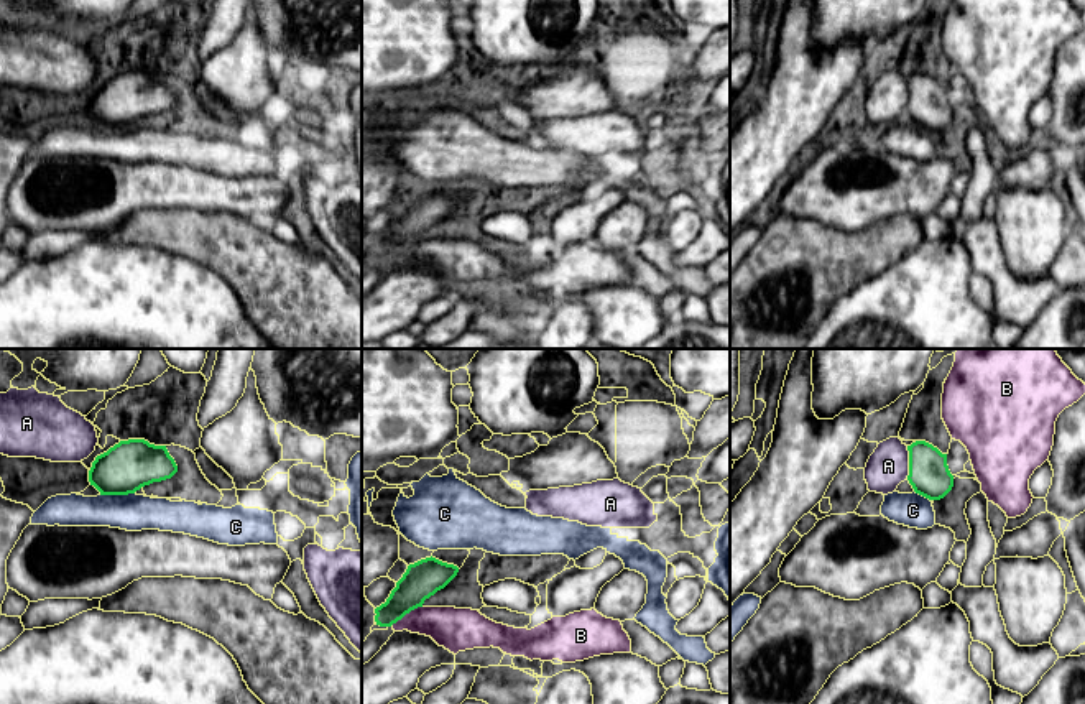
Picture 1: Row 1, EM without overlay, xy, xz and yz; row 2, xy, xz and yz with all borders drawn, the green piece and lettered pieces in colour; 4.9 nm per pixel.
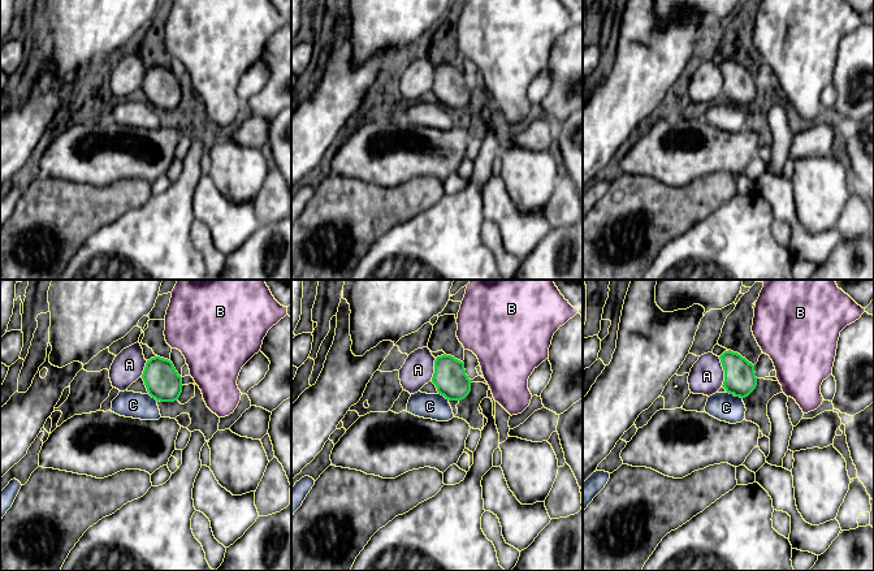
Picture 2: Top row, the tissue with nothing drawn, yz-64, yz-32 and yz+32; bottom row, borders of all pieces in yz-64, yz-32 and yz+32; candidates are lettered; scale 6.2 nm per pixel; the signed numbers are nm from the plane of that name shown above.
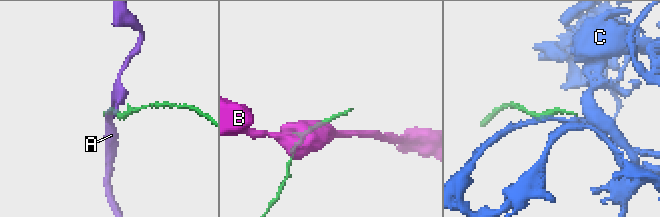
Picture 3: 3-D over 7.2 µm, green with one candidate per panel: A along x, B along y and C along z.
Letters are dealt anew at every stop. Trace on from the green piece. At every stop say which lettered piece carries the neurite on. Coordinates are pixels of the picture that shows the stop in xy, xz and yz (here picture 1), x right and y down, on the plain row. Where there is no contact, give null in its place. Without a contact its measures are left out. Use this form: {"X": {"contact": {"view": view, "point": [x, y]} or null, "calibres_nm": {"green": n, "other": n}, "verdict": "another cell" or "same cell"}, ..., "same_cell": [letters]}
{"A": {"contact": {"view": "yz", "point": [909, 94]}, "calibres_nm": {"green": 200, "other": 200}, "verdict": "another cell"}, "B": {"contact": {"view": "xz", "point": [405, 245]}, "calibres_nm": {"green": 180, "other": 200}, "verdict": "another cell"}, "C": {"contact": {"view": "xy", "point": [117, 125]}, "calibres_nm": {"green": 240, "other": 180}, "verdict": "another cell"}, "same_cell": []}

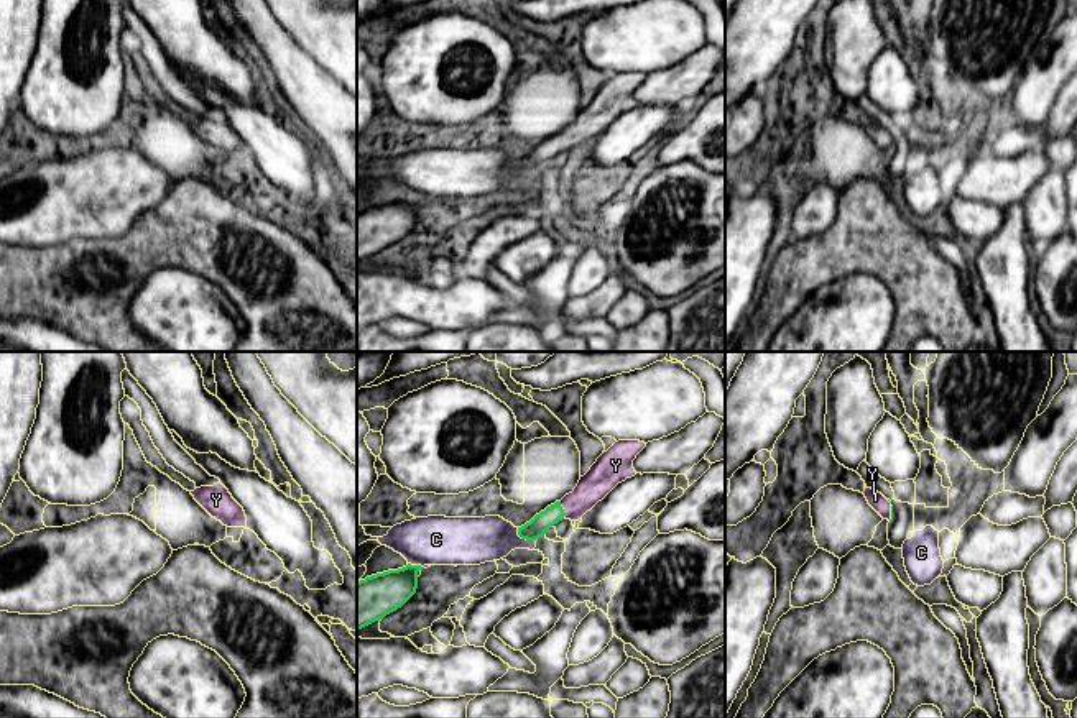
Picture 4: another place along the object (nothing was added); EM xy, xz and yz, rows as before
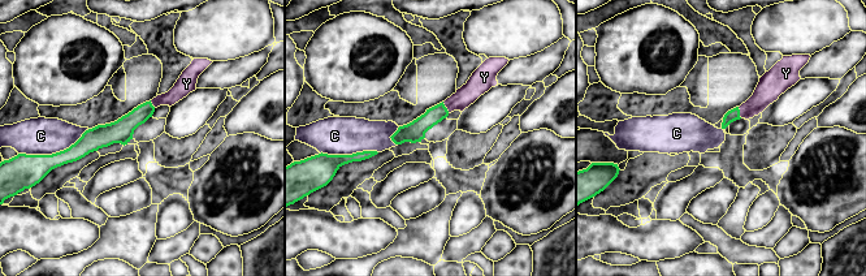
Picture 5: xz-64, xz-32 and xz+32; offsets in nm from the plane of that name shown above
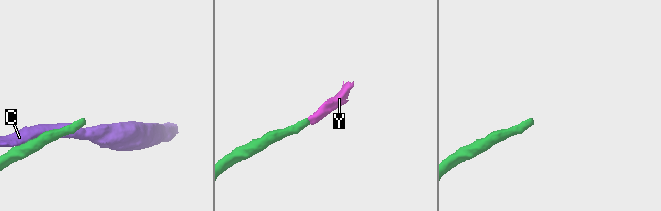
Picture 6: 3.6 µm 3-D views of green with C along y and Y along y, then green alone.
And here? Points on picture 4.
{"C": {"contact": {"view": "xz", "point": [523, 170]}, "calibres_nm": {"green": 100, "other": 240}, "verdict": "another cell"}, "Y": {"contact": {"view": "xz", "point": [563, 142]}, "calibres_nm": {"green": 100, "other": 150}, "verdict": "same cell"}, "same_cell": ["Y"]}

